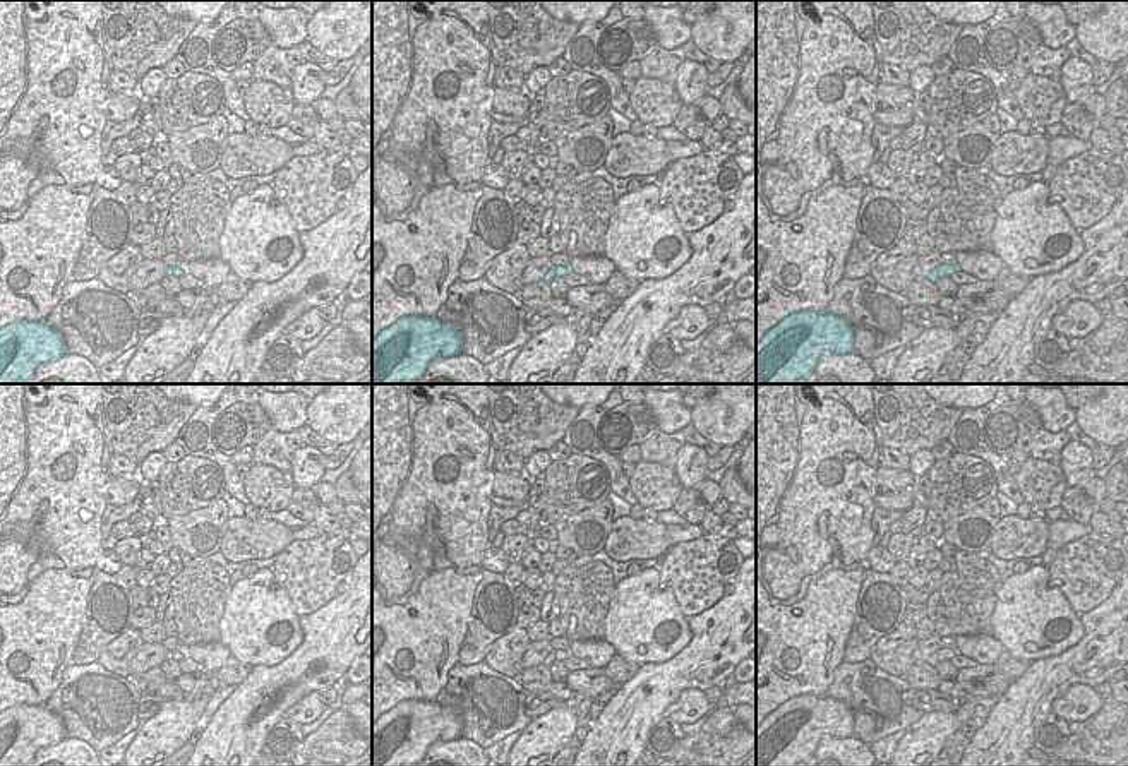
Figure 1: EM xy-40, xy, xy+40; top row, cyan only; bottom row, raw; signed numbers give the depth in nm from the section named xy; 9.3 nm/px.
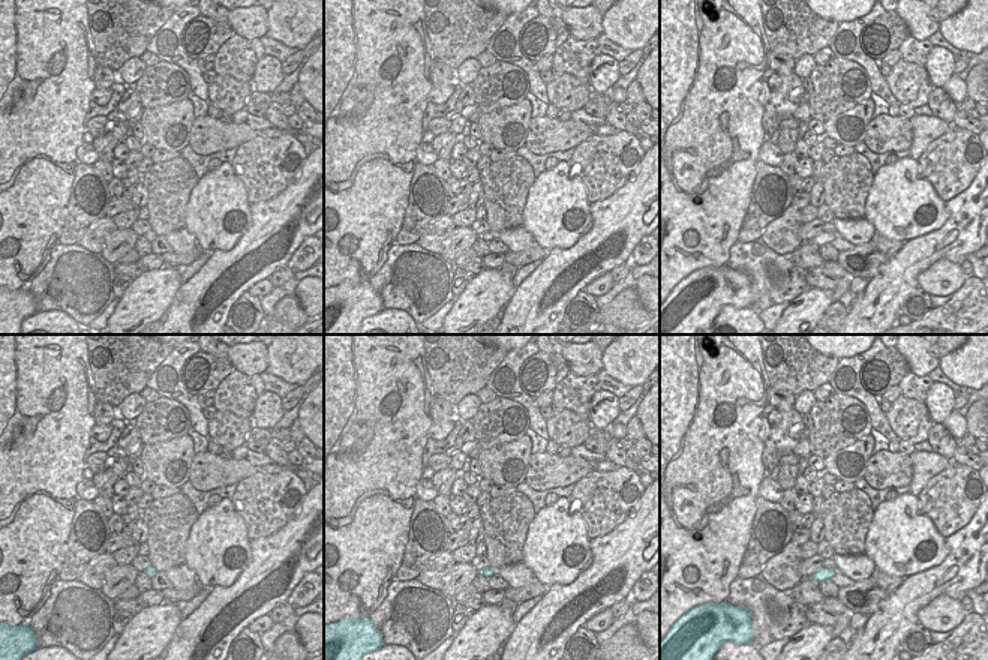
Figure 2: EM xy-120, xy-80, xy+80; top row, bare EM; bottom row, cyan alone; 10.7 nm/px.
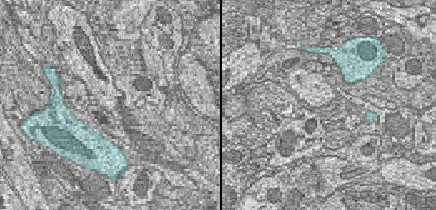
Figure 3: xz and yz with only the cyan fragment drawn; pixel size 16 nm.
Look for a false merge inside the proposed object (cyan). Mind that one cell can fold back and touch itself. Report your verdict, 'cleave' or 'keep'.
keep

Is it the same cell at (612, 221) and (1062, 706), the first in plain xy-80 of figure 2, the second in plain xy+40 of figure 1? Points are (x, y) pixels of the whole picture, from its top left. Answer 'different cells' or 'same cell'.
different cells

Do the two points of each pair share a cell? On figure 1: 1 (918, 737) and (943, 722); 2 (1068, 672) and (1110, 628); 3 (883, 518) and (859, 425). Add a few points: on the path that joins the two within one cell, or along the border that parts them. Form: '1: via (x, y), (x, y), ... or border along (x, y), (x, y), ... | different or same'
1: via (924, 737), (936, 727) | same
2: via (1077, 662), (1101, 640) | same
3: border along (900, 509), (875, 509), (871, 518), (871, 545) | different

